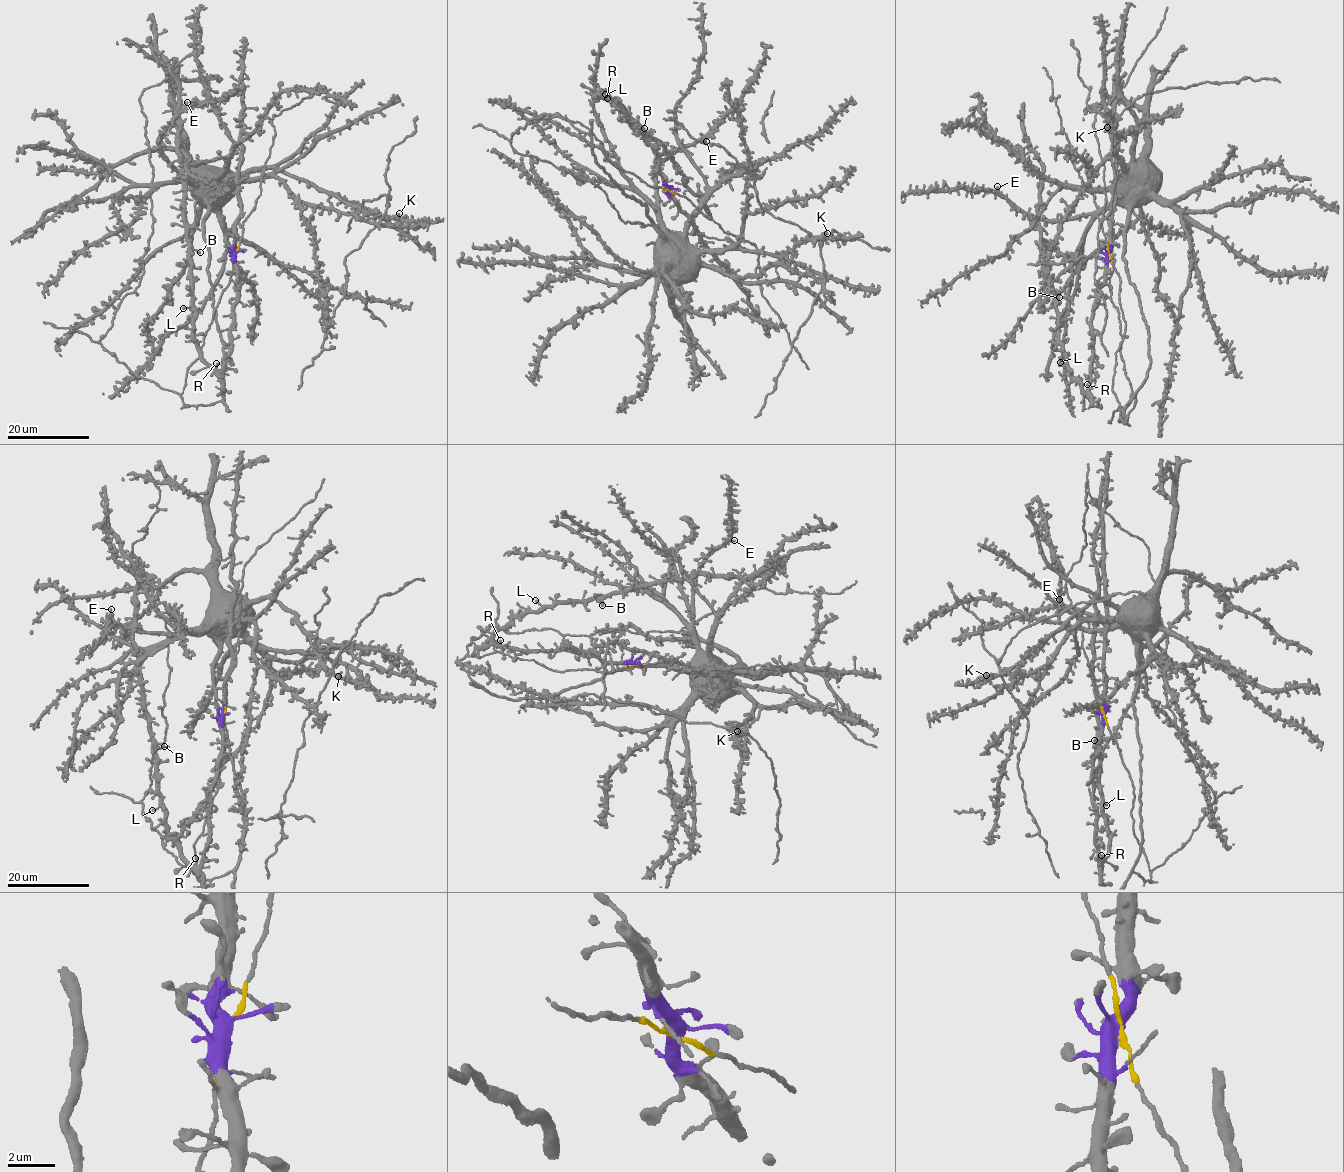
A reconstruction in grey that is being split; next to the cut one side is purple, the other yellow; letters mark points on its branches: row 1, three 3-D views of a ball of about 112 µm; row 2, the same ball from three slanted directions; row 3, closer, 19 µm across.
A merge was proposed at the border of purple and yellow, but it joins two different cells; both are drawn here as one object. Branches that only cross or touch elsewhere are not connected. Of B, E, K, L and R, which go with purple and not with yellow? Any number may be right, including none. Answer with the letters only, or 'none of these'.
B, L, R

